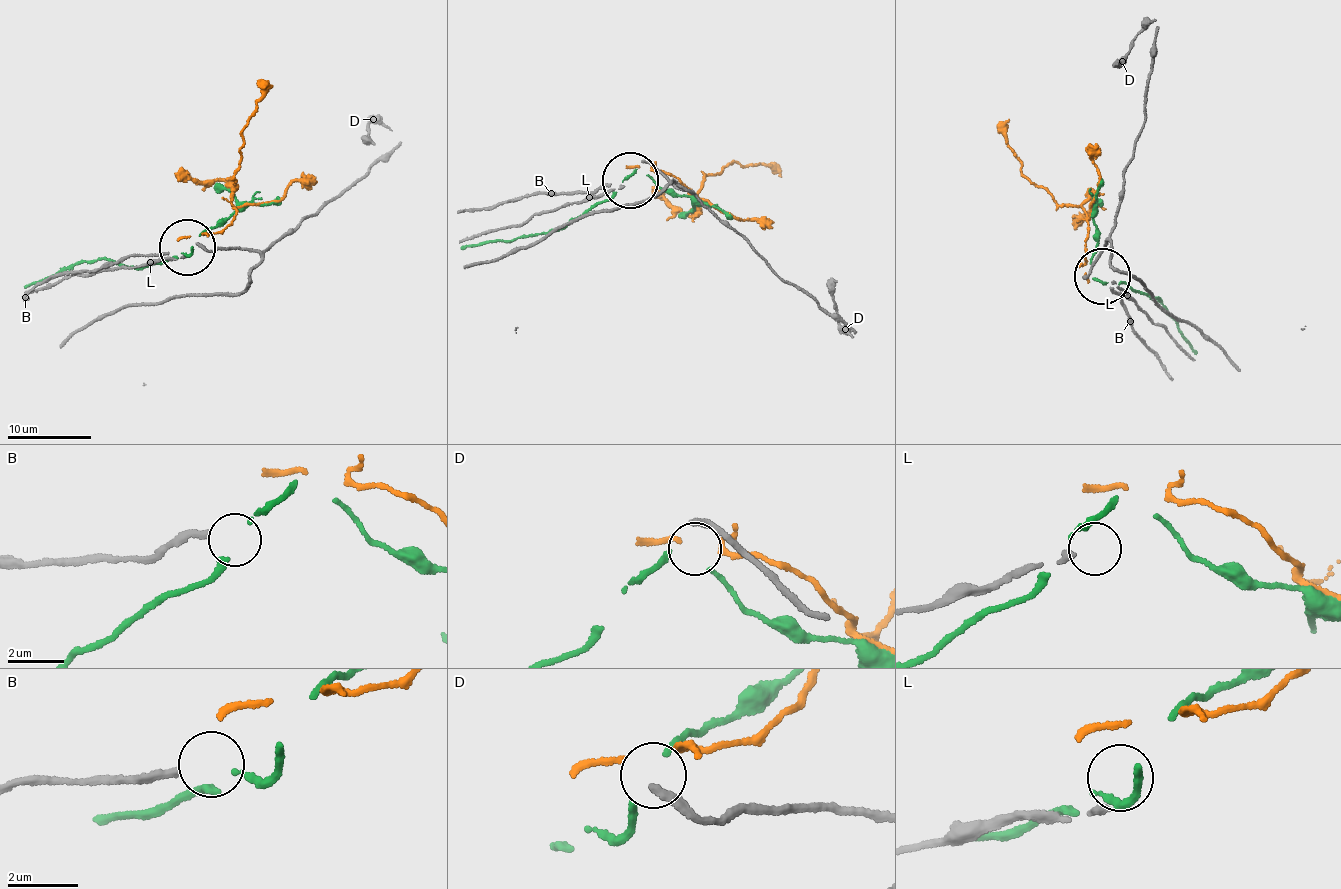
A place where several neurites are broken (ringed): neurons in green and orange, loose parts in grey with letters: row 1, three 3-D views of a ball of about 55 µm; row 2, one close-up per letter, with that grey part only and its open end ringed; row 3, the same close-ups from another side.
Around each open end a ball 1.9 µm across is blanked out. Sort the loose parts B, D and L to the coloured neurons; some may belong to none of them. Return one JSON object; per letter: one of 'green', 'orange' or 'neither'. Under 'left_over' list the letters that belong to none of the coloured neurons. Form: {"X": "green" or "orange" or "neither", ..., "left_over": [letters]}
{"B": "neither", "D": "green", "L": "neither", "left_over": ["B", "L"]}

